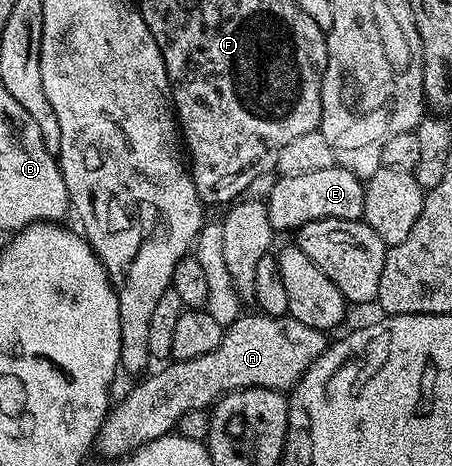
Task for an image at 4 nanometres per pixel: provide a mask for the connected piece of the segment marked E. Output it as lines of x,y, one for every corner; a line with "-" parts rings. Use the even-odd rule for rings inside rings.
338,165
329,169
317,169
313,173
301,173
298,177
279,175
265,204
270,230
275,233
294,233
309,221
322,219
362,220
365,209
365,183
353,173
349,173
349,169

